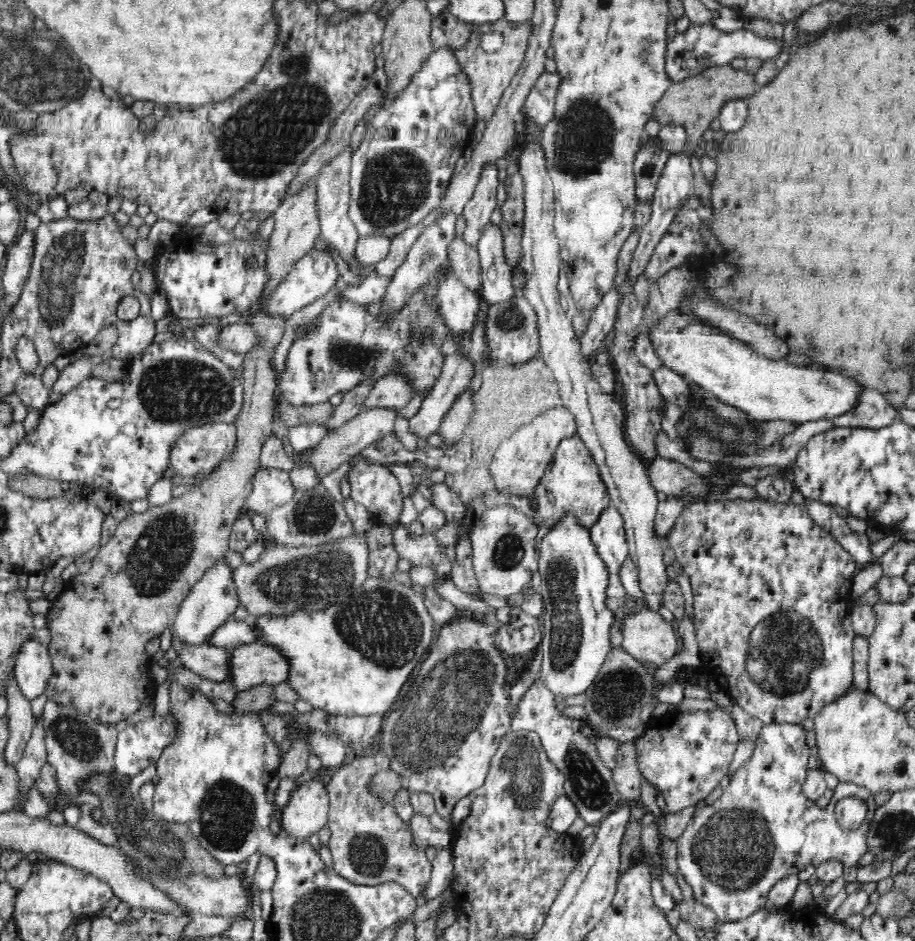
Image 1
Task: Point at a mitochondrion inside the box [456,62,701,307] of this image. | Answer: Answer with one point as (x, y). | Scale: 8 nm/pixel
(585, 134)

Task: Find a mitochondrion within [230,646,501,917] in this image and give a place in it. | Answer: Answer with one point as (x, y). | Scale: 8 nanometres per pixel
(368, 855)

